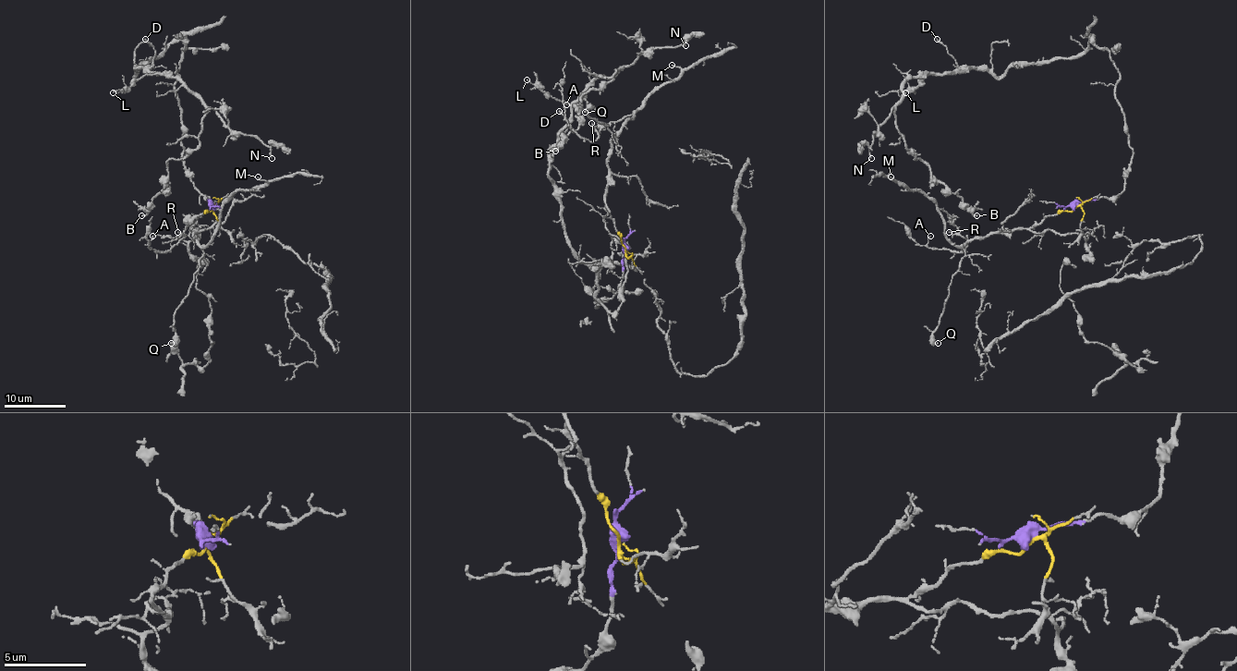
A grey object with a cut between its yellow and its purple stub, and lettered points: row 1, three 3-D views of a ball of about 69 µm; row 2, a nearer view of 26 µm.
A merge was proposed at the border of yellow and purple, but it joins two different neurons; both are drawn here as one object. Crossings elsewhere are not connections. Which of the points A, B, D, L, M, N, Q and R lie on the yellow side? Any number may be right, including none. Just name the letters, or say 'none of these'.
A, M, Q, R

